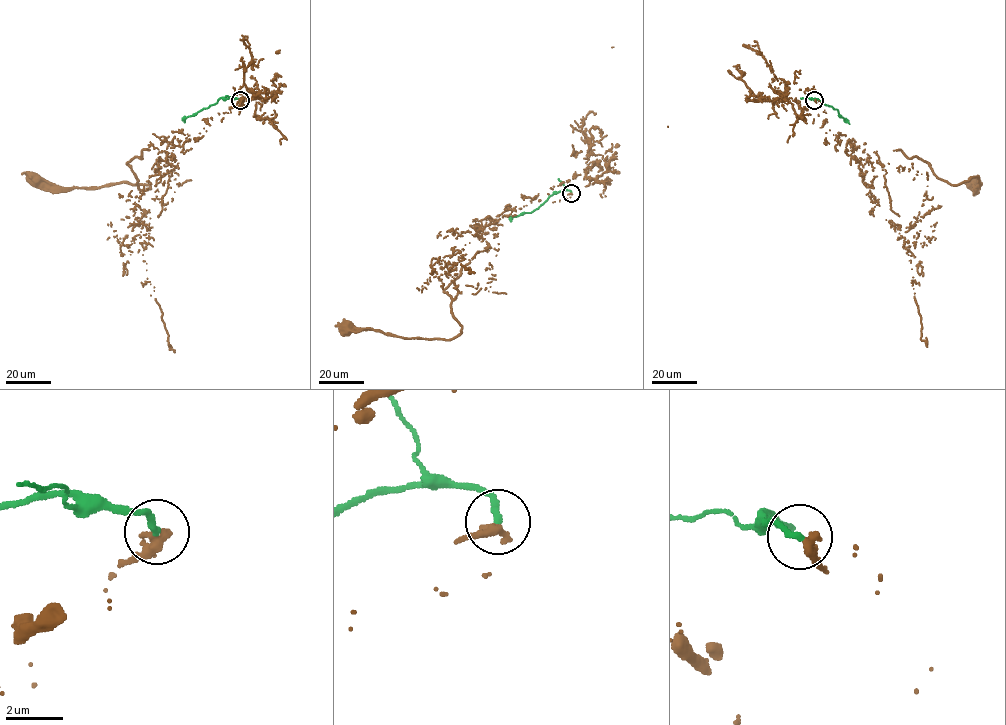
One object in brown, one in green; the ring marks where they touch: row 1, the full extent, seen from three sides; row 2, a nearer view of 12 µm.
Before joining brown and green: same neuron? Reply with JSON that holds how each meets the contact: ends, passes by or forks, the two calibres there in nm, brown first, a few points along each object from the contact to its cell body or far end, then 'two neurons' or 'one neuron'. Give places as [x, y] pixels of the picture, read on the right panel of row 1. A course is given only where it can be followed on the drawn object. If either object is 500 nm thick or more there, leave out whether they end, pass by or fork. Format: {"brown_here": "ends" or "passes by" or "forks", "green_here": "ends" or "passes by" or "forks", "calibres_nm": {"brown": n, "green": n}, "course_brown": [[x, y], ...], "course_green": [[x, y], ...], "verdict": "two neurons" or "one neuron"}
{"brown_here": "ends", "green_here": "ends", "calibres_nm": {"brown": 360, "green": 240}, "course_brown": [[814, 100], [826, 141], [849, 140], [854, 159], [900, 150], [972, 184]], "course_green": [[814, 99], [836, 109], [849, 124]], "verdict": "two neurons"}

